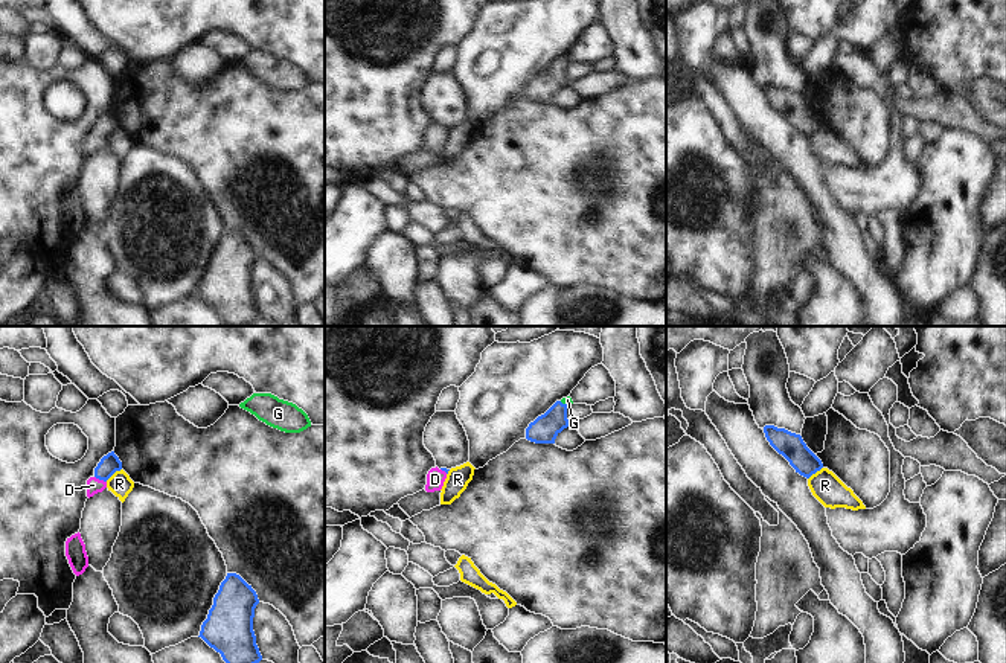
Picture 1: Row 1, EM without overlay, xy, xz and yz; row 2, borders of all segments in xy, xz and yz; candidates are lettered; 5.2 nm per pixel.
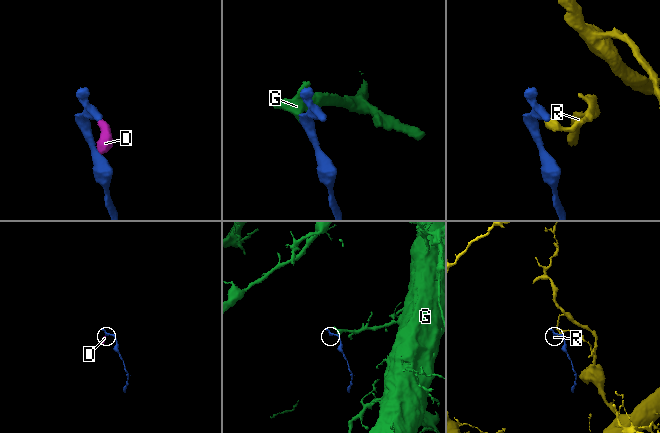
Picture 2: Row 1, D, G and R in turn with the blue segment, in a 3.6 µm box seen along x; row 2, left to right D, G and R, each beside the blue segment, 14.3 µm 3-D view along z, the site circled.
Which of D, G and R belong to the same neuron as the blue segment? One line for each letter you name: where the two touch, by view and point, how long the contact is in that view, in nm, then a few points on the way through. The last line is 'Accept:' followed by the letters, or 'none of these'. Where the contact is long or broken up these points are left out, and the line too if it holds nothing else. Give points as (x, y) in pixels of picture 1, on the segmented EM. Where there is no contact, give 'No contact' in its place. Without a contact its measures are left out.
D: Touches blue at xy (101, 479). Shared border 70 nm. Path across: xy (110, 464), (101, 479), (93, 485)
G: Touches blue at xz (564, 404). Shared border 50 nm. Path across: xz (544, 429), (564, 404), (567, 400)
Accept: D, G.

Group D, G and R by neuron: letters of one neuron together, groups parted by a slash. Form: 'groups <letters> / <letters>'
groups D G / R

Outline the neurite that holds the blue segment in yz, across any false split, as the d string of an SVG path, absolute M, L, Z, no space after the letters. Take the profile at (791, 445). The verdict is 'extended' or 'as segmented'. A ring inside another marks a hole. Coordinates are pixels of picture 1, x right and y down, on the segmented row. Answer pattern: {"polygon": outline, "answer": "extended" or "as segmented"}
{"polygon": "M765 425L764 433L770 445L782 454L800 476L809 479L823 468L822 460L806 447L800 434L774 425Z", "answer": "as segmented"}

